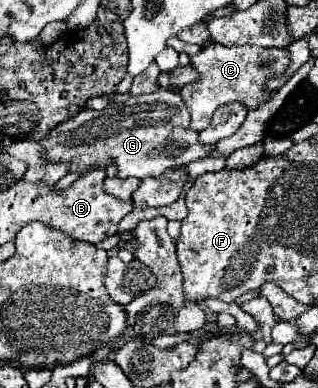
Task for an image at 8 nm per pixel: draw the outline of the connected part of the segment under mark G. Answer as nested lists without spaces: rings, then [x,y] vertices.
[[[172,89],[130,97],[126,103],[110,103],[102,111],[82,109],[76,117],[52,129],[40,143],[52,161],[70,163],[70,171],[82,171],[90,165],[106,169],[108,159],[112,159],[122,179],[162,175],[168,169],[204,159],[216,149],[216,145],[200,145],[198,133],[190,129],[188,107],[180,93]]]

